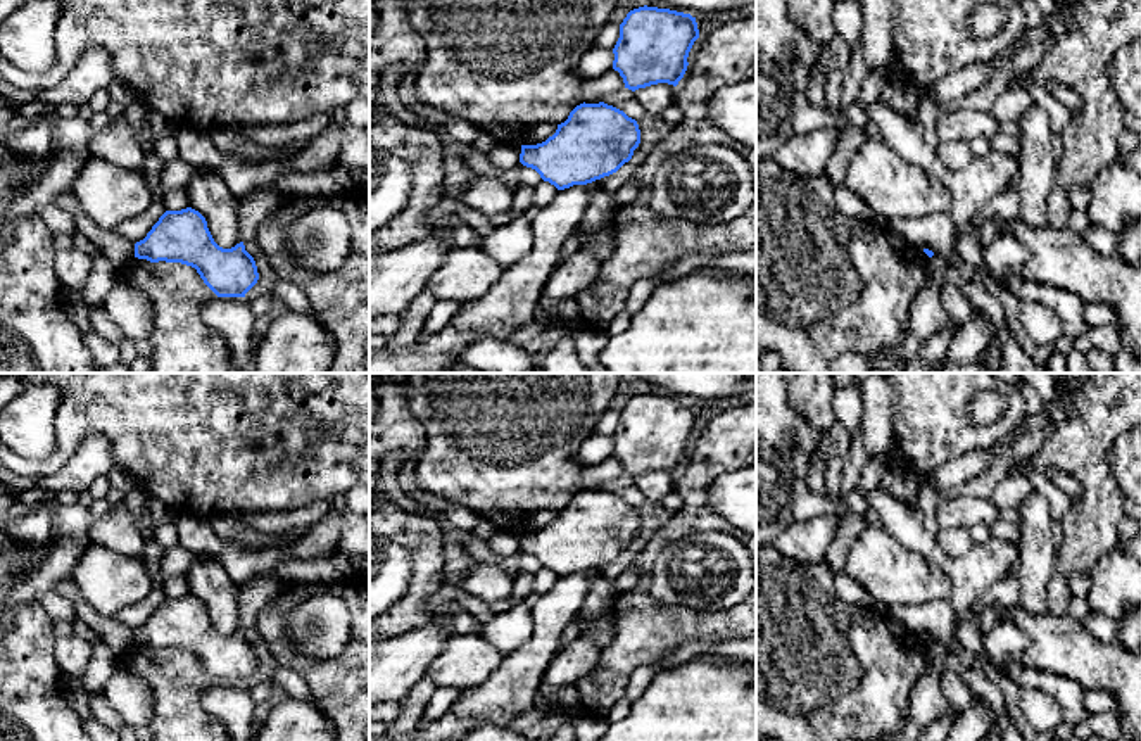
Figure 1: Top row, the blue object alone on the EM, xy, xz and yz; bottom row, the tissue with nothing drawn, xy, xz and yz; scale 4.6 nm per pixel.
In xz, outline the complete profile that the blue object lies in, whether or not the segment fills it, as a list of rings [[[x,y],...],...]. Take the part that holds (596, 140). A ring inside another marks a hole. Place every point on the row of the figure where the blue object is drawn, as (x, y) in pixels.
[[[599,104],[577,105],[545,142],[521,145],[520,162],[558,190],[616,173],[640,143],[635,119]]]

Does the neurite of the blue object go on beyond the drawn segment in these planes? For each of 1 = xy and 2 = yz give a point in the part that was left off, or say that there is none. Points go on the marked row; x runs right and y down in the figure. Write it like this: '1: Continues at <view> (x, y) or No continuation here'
1: No continuation here
2: No continuation here

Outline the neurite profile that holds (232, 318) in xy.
[[[212,297],[200,307],[200,316],[224,342],[235,370],[243,370],[254,358],[257,340],[254,337],[255,316],[245,297]]]

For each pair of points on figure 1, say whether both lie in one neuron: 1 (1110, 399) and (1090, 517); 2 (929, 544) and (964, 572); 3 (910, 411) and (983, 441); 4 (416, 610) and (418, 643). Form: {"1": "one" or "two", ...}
{"1": "one", "2": "one", "3": "one", "4": "two"}

